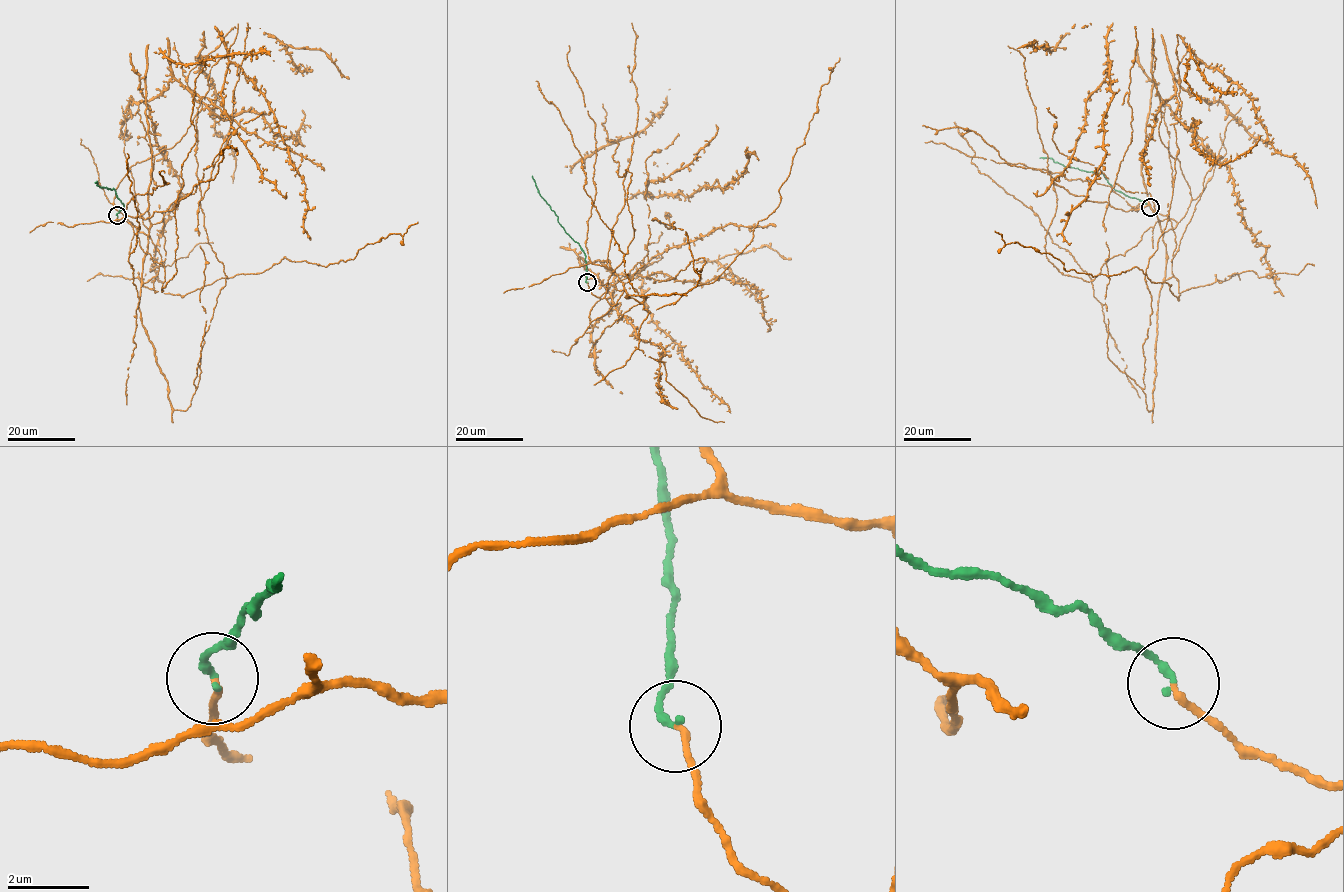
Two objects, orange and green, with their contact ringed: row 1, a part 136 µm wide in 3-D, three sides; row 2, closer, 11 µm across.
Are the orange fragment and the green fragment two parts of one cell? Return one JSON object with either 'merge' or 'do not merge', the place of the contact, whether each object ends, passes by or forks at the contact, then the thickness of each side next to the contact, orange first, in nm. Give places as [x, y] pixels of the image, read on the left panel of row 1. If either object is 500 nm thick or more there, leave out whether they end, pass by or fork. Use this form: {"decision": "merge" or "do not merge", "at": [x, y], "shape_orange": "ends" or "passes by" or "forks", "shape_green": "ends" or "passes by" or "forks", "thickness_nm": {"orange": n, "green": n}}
{"decision": "merge", "at": [117, 215], "shape_orange": "ends", "shape_green": "ends", "thickness_nm": {"orange": 150, "green": 180}}

